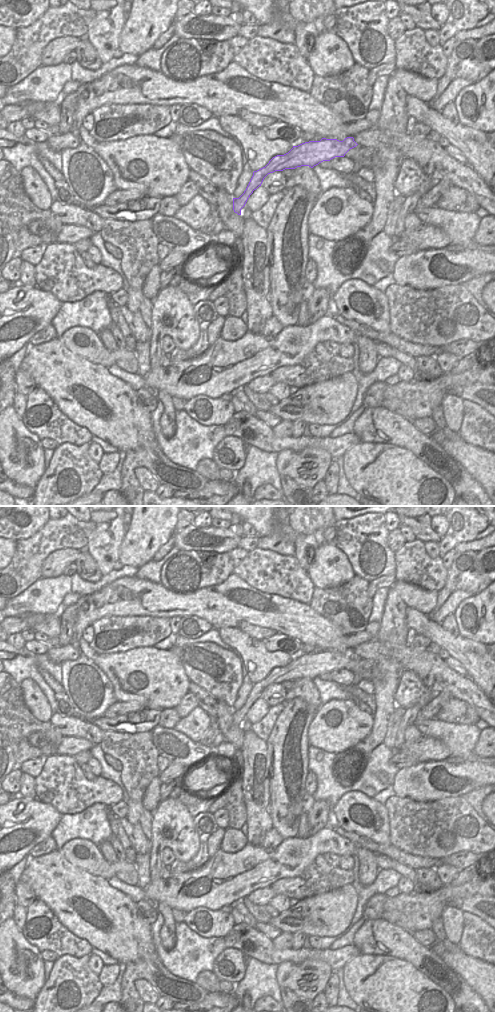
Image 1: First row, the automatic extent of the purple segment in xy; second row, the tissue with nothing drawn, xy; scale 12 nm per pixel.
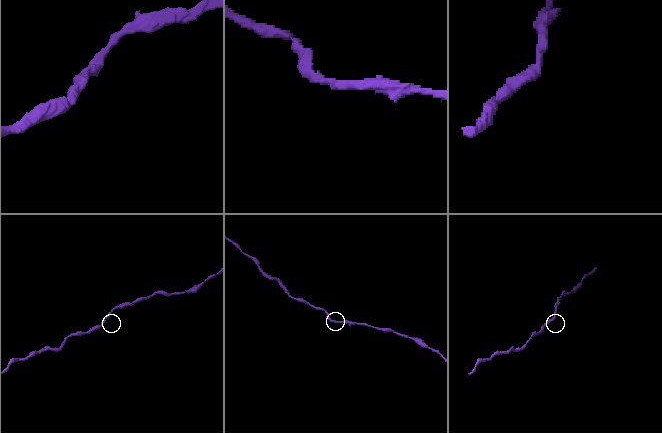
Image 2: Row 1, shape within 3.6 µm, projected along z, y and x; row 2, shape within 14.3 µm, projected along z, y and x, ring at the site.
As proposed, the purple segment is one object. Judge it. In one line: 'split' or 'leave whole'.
leave whole

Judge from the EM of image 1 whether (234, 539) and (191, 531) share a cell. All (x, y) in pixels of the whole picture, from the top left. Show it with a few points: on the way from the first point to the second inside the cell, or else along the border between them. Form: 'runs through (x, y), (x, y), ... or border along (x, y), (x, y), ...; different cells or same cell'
runs through (223, 537), (202, 535); same cell

